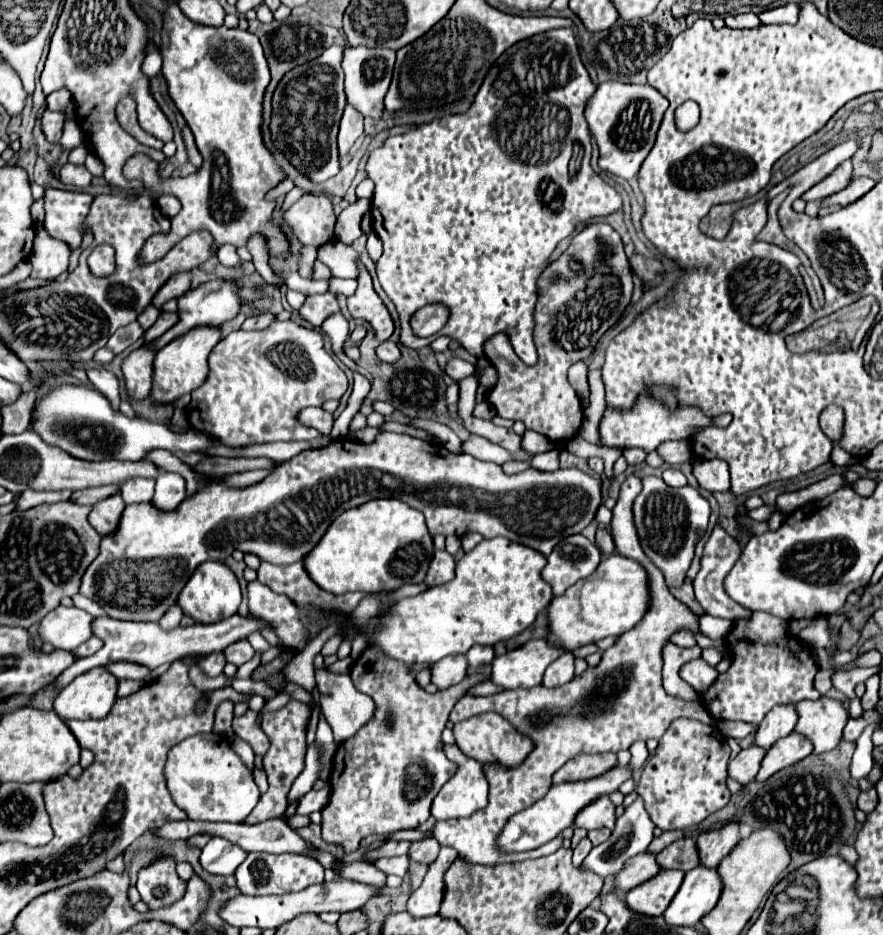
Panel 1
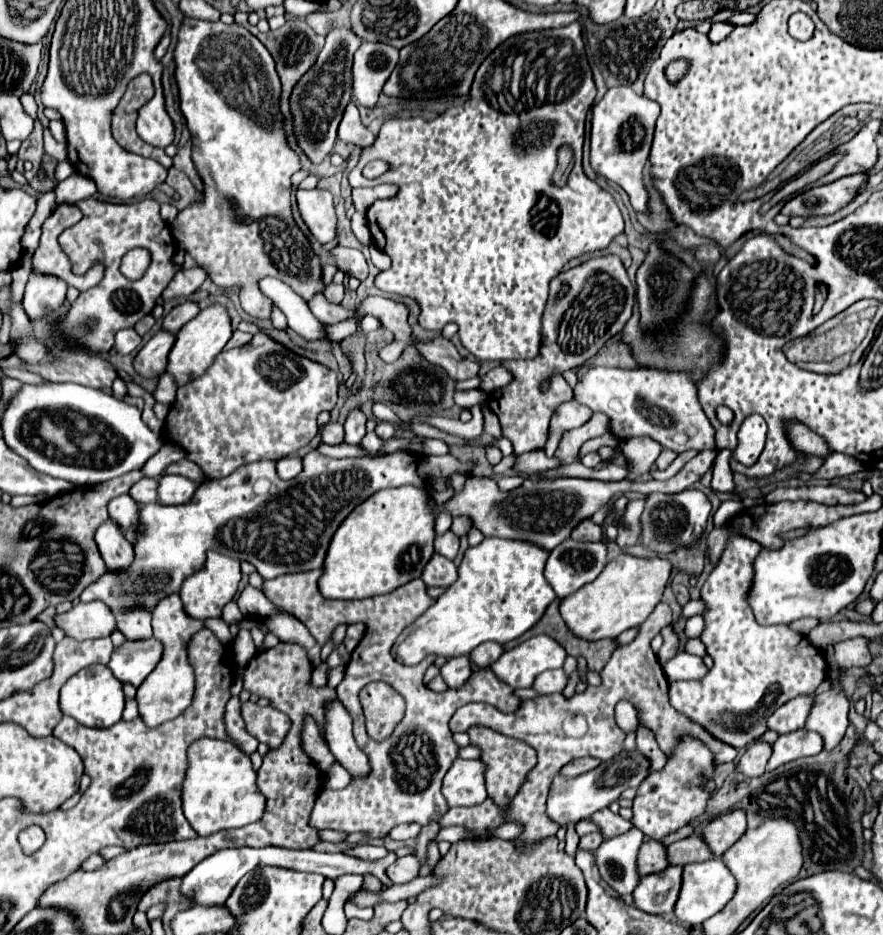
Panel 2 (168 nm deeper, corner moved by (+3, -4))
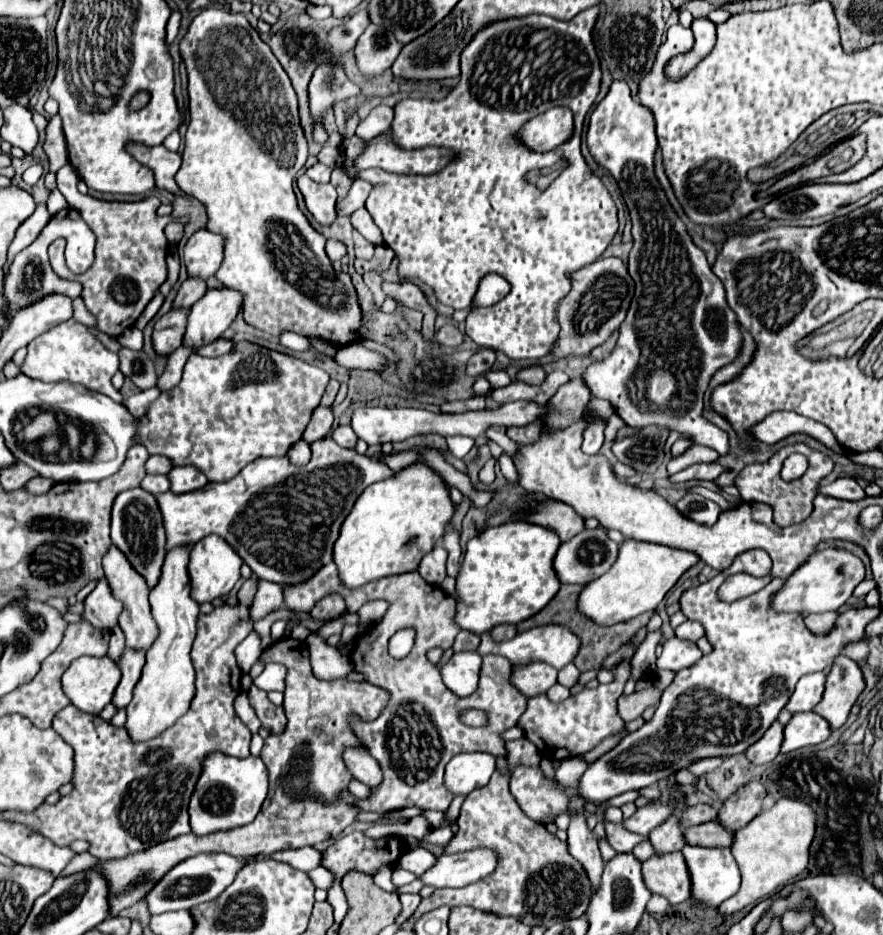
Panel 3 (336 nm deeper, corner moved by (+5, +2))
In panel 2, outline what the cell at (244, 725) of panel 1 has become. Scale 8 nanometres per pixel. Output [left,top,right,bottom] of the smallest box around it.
[242,702,288,748]

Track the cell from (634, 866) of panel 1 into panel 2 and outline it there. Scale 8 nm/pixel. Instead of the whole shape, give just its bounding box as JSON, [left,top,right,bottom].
[636,840,668,876]

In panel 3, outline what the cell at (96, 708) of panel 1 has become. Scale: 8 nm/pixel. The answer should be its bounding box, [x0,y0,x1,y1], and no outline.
[62,656,120,714]

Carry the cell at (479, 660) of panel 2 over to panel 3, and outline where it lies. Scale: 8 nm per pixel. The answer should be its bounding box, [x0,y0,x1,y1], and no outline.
[490,624,516,640]

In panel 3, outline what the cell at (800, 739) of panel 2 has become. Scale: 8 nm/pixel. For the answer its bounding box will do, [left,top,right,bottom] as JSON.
[782,712,830,752]

